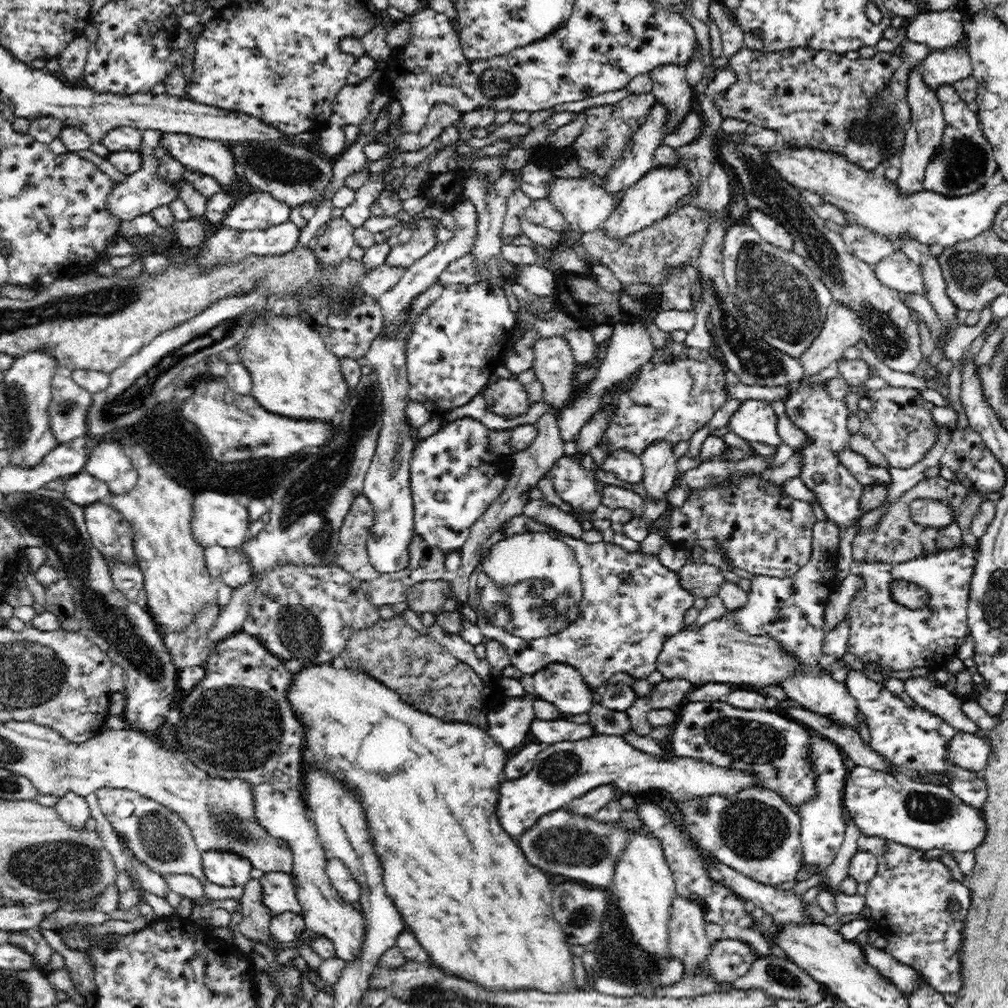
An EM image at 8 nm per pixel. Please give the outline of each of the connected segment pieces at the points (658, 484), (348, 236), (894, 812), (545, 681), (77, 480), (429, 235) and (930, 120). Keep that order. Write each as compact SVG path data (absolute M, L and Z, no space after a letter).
M668 441L654 442L653 446L648 446L641 461L643 464L643 482L646 489L646 496L649 498L647 504L657 504L658 501L666 500L666 491L676 484L677 458L670 447Z
M344 217L330 220L326 225L325 232L318 237L313 250L320 257L322 265L327 267L340 263L348 257L348 252L355 244L353 235L355 227L349 224Z
M856 765L849 772L844 792L845 812L866 837L896 839L897 842L918 847L921 850L945 850L945 852L970 852L980 848L989 836L989 824L985 822L984 811L970 803L962 802L954 790L938 784L922 784L905 779L898 782L892 774Z
M550 664L533 674L534 690L539 699L552 703L562 714L575 715L587 713L597 700L598 692L593 690L577 668L565 664Z
M84 470L65 480L63 493L72 502L85 507L90 503L101 501L110 492L103 480Z
M416 220L414 225L416 229L408 233L405 242L390 249L385 260L386 265L407 268L440 244L433 229L436 225L441 225L438 220Z
M919 68L908 72L908 105L910 106L910 119L907 135L904 136L904 152L900 156L900 175L896 182L899 183L902 193L920 191L923 189L924 173L928 163L934 156L934 150L938 149L944 136L944 114L940 107L940 100L935 91L930 90L923 82Z

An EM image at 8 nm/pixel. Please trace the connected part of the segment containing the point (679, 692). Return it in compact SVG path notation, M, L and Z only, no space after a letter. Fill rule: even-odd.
M663 680L658 685L653 686L651 693L647 696L650 700L652 709L671 709L675 710L687 702L687 696L696 686L688 681Z

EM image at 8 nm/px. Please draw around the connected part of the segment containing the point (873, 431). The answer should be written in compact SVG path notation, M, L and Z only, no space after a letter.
M890 385L890 388L886 388L886 390L874 392L872 412L870 412L868 420L861 422L859 433L872 440L874 446L884 455L891 467L901 470L910 468L920 462L936 442L940 424L933 420L932 408L934 408L934 404L925 401L919 390L914 390L914 388L892 388Z

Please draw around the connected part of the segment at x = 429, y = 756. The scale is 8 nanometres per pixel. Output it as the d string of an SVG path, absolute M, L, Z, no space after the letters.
M310 663L293 676L287 698L303 724L305 732L305 751L308 756L314 756L311 764L321 770L325 776L334 777L334 781L342 782L343 788L354 793L354 800L360 802L366 813L366 822L374 845L375 856L382 865L383 883L386 892L395 904L403 921L409 930L426 950L431 962L438 964L439 969L446 974L463 978L468 982L476 982L484 990L500 992L536 990L546 993L560 993L574 989L574 963L570 944L566 942L562 927L553 915L552 884L546 878L546 871L534 866L518 846L515 838L510 837L502 828L498 806L500 806L500 786L506 762L510 753L502 748L487 730L468 722L442 722L431 714L418 712L412 706L404 704L398 698L398 692L390 690L384 683L378 682L370 674L358 667L334 670L330 664Z

